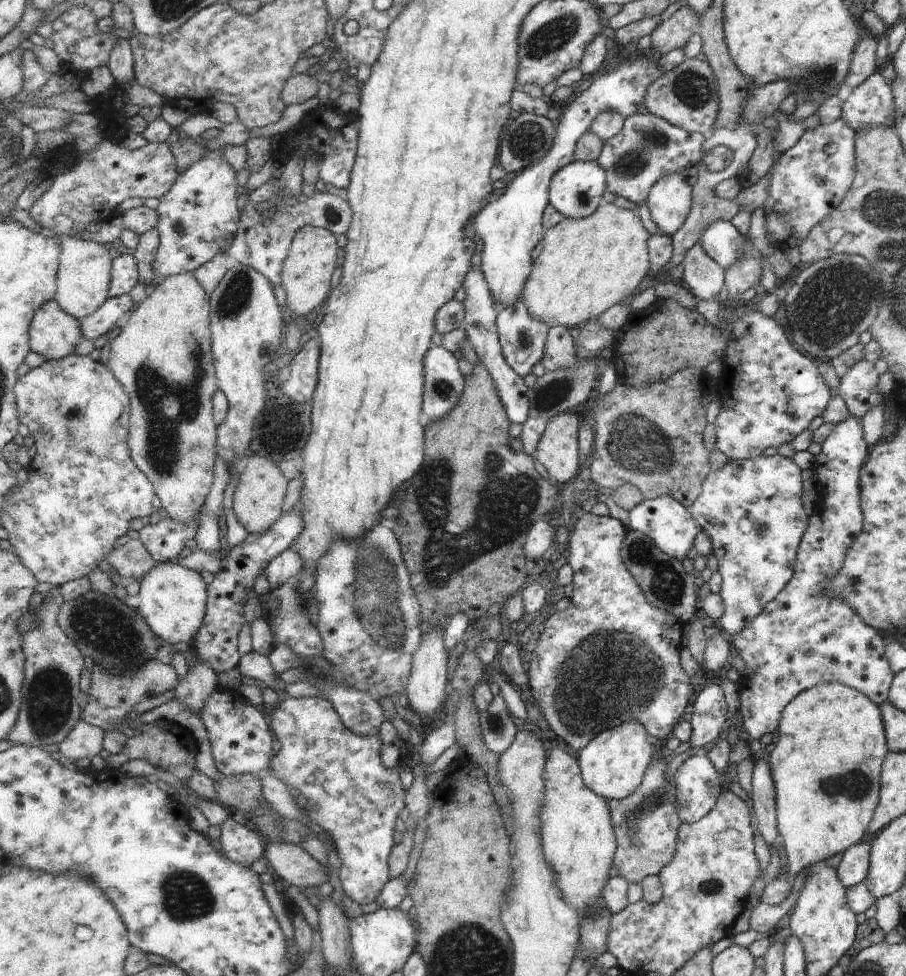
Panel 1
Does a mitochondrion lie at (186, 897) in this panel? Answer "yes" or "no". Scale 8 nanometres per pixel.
yes

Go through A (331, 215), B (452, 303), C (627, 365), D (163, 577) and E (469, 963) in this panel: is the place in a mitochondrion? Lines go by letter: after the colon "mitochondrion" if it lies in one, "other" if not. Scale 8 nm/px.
A: mitochondrion
B: other
C: other
D: other
E: mitochondrion

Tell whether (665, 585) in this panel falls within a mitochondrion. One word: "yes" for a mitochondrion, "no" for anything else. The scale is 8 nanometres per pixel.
yes

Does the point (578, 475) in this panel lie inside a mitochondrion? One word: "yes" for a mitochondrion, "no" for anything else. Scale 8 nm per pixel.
no

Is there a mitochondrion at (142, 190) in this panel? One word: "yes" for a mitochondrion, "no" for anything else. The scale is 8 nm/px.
no

